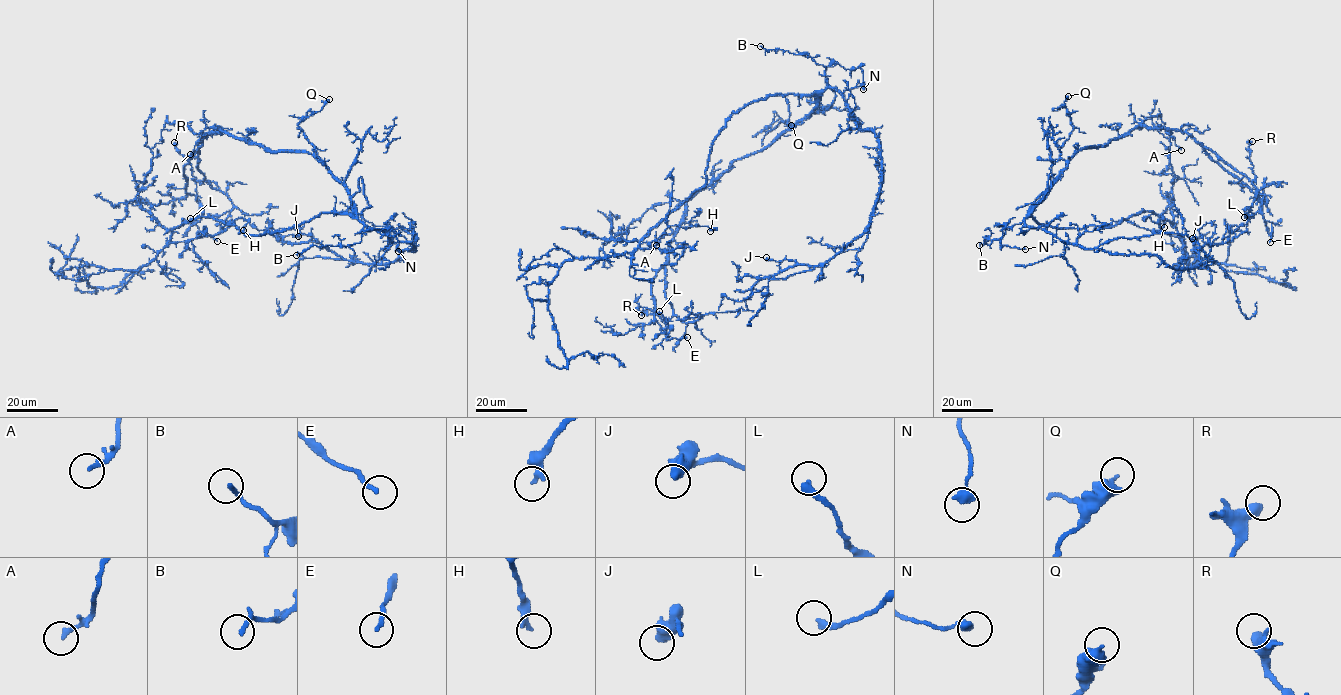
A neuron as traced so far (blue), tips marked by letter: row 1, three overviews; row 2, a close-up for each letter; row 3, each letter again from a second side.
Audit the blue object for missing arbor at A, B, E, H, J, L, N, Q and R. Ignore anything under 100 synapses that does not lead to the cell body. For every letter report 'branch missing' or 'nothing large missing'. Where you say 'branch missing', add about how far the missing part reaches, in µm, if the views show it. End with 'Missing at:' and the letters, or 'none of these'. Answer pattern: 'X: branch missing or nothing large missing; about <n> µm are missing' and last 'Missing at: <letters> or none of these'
A: nothing large missing
B: nothing large missing
E: nothing large missing
H: nothing large missing
J: nothing large missing
L: nothing large missing
N: nothing large missing
Q: nothing large missing
R: nothing large missing
Missing at: none of these

